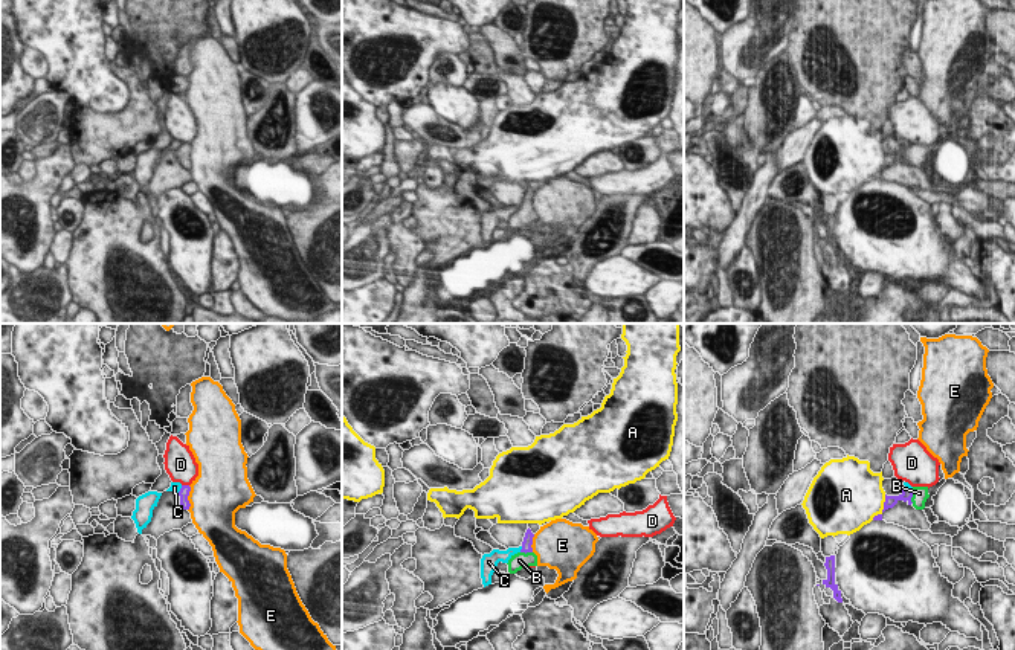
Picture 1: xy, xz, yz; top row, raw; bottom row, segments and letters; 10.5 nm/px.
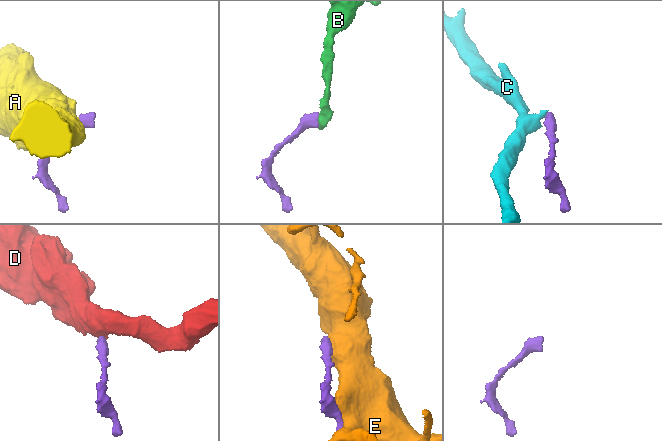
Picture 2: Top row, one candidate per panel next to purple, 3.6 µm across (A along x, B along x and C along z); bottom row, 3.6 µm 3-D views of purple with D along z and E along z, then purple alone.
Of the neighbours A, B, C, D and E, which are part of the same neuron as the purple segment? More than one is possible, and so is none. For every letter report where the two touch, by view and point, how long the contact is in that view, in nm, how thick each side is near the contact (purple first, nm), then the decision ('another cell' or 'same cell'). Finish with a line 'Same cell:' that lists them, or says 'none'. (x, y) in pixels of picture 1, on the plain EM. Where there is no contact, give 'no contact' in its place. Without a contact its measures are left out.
A: yz (884, 167) | 300 nm | 130/440 nm | another cell
B: yz (911, 154) | 160 nm | 130/160 nm | same cell
C: xz (521, 208) | 70 nm | 100/130 nm | another cell
D: xy (185, 144) | 80 nm | 120/320 nm | another cell
E: xy (186, 156) | 280 nm | 120/440 nm | another cell
Same cell: B

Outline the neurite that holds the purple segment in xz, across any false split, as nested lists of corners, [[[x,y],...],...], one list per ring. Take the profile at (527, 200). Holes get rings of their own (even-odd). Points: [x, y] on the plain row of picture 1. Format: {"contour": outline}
{"contour": [[[528,186],[522,200],[522,208],[508,218],[508,230],[516,232],[522,226],[537,224],[537,214],[533,211],[534,192]]]}

